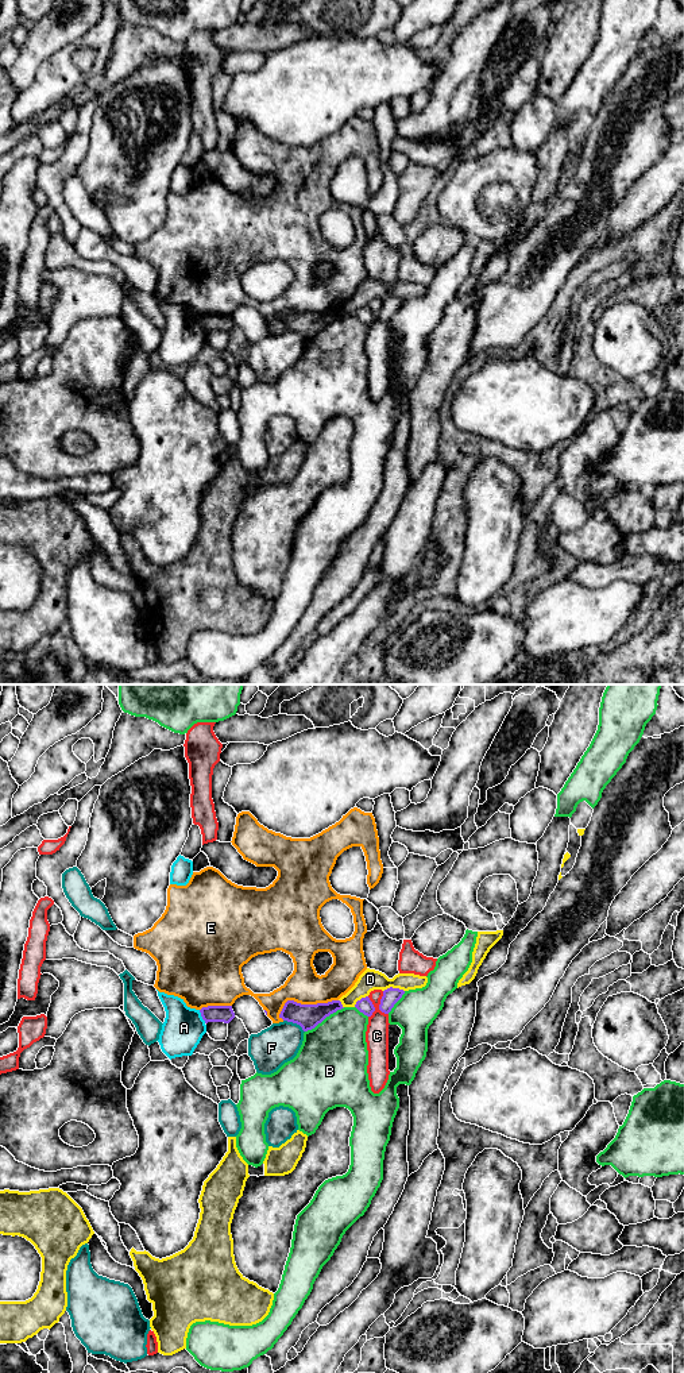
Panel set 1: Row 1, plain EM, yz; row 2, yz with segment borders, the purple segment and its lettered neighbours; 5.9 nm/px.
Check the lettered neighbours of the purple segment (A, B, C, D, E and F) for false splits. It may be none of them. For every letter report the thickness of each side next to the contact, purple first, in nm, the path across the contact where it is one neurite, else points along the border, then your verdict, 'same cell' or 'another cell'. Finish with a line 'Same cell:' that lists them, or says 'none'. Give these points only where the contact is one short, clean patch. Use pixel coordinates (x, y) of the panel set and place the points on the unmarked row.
A: calibres 100 and 240 nm; border yz (198, 319), (205, 331); another cell
B: calibres 150 and 420 nm; another cell
C: calibres 100 and 140 nm; another cell
D: calibres 100 and 120 nm; another cell
E: calibres 150 and 220 nm; another cell
F: calibres 150 and 240 nm; border yz (283, 328), (296, 331), (304, 340); another cell
Same cell: none

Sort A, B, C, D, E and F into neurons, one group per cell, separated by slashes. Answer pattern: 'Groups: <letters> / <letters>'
Groups: A / B / C / D / E / F

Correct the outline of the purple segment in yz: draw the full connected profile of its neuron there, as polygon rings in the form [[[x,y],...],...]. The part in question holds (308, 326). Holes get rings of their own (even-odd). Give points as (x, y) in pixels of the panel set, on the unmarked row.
[[[287,309],[279,323],[279,327],[297,332],[304,340],[308,340],[341,317],[344,316],[340,309],[317,313],[301,313],[294,309]]]

